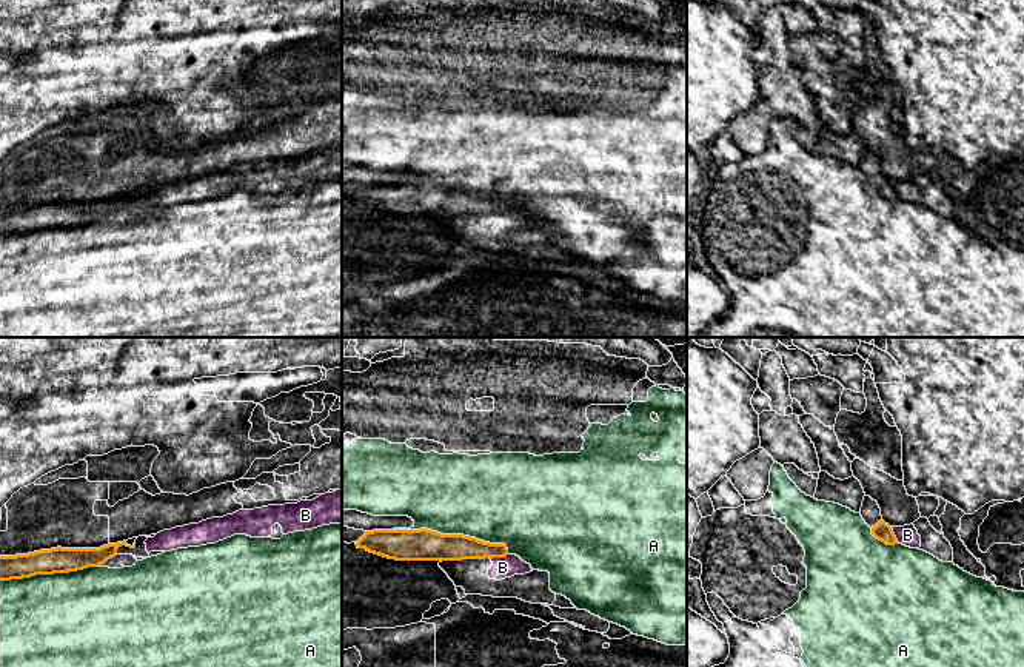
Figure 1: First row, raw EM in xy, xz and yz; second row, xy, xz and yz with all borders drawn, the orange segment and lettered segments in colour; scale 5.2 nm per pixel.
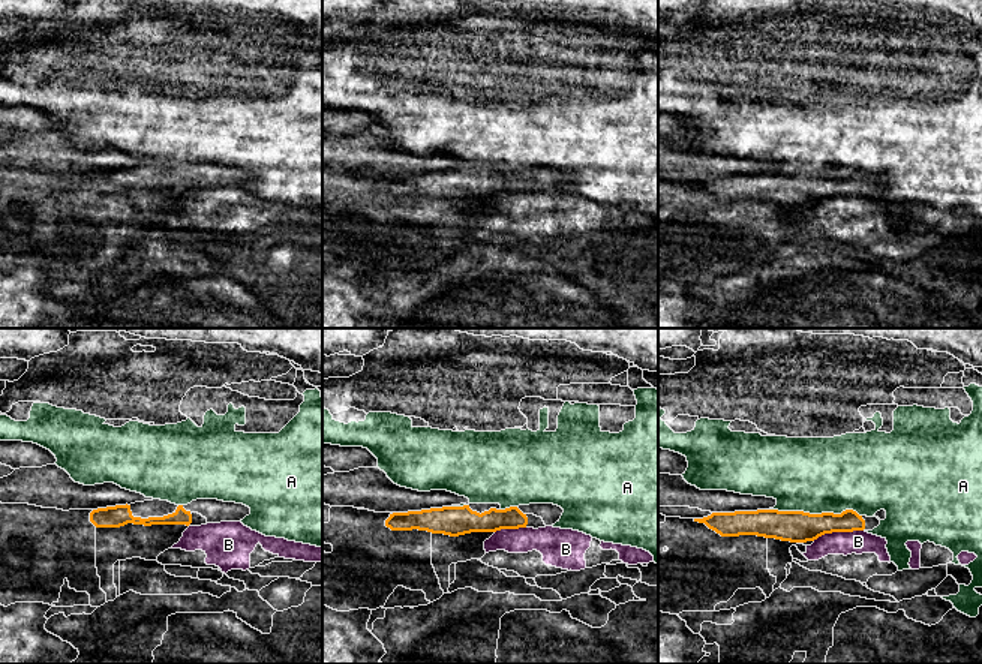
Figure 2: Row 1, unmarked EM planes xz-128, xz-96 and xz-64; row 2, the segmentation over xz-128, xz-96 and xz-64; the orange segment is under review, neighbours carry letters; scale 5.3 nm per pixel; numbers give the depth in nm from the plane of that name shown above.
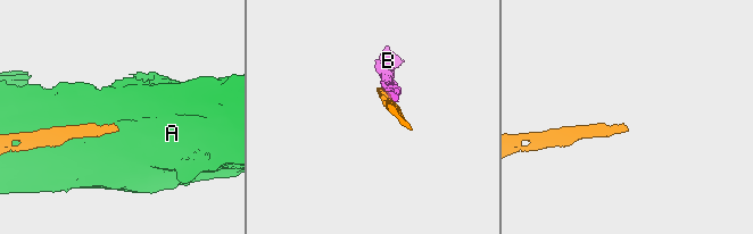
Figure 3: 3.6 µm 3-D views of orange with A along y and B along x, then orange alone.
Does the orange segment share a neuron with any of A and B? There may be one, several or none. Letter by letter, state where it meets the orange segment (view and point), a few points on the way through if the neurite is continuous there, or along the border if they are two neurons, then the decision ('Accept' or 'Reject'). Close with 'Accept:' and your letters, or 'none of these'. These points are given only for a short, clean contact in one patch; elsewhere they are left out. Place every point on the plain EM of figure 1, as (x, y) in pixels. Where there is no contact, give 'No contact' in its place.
A: Touches orange at xz (453, 190). Reject
B: Touches orange at xz (499, 211). Boundary: xz (507, 208), (491, 214). Reject
Accept: none of these

